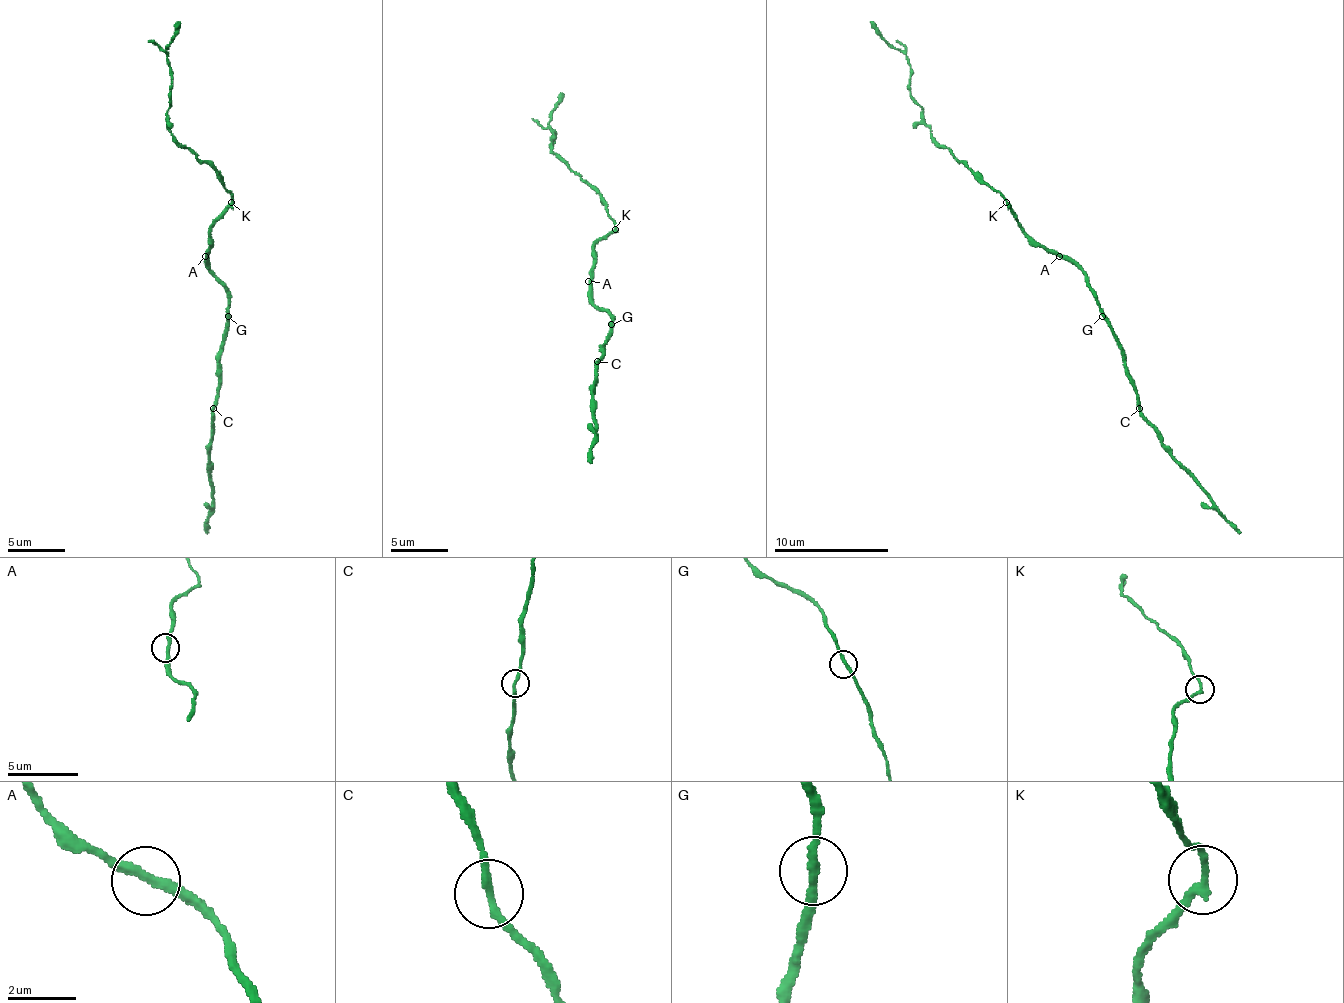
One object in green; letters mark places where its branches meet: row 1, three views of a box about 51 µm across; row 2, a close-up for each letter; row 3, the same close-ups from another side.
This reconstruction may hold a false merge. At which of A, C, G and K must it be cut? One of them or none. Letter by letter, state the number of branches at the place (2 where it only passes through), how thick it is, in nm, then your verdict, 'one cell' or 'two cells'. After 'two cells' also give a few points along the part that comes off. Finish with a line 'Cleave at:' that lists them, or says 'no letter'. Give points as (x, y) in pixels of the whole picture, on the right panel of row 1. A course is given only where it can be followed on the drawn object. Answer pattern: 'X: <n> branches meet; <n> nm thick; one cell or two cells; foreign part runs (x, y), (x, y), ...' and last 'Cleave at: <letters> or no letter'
A: 2 branches meet; 260 nm thick; one cell
C: 2 branches meet; 220 nm thick; one cell
G: 2 branches meet; 240 nm thick; one cell
K: 2 branches meet; 220 nm thick; two cells; foreign part runs (1007, 201), (935, 141), (924, 110), (909, 92), (909, 61), (869, 21)
Cleave at: K

